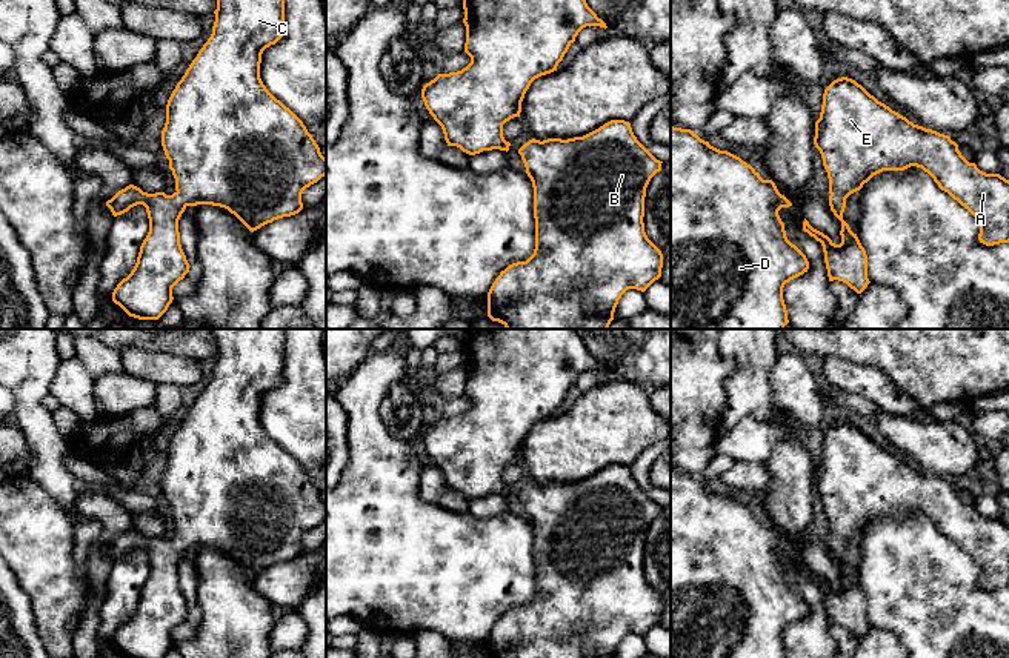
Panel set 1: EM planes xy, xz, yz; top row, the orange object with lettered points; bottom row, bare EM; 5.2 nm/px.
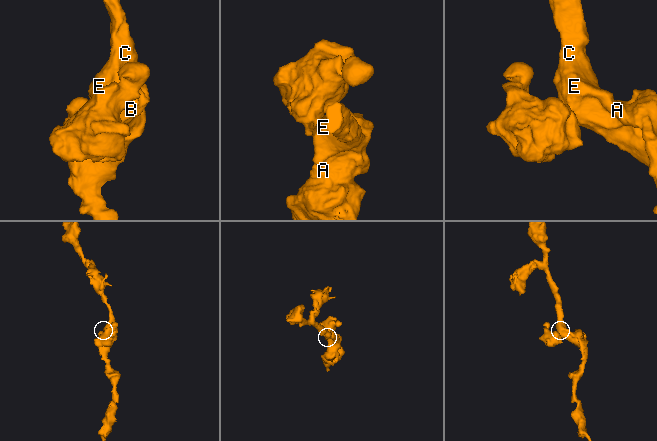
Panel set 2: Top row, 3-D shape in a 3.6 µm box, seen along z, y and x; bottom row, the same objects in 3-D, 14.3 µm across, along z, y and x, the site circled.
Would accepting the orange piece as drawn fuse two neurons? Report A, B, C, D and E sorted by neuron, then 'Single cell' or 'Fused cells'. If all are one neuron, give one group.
Groups: A B C D E. Single cell

